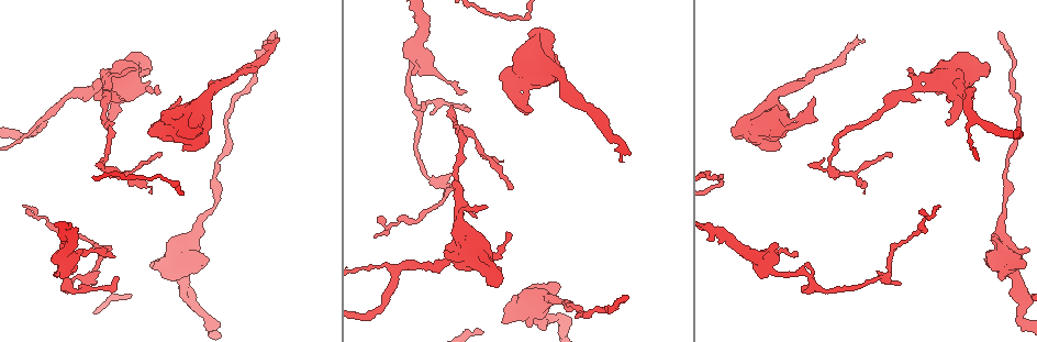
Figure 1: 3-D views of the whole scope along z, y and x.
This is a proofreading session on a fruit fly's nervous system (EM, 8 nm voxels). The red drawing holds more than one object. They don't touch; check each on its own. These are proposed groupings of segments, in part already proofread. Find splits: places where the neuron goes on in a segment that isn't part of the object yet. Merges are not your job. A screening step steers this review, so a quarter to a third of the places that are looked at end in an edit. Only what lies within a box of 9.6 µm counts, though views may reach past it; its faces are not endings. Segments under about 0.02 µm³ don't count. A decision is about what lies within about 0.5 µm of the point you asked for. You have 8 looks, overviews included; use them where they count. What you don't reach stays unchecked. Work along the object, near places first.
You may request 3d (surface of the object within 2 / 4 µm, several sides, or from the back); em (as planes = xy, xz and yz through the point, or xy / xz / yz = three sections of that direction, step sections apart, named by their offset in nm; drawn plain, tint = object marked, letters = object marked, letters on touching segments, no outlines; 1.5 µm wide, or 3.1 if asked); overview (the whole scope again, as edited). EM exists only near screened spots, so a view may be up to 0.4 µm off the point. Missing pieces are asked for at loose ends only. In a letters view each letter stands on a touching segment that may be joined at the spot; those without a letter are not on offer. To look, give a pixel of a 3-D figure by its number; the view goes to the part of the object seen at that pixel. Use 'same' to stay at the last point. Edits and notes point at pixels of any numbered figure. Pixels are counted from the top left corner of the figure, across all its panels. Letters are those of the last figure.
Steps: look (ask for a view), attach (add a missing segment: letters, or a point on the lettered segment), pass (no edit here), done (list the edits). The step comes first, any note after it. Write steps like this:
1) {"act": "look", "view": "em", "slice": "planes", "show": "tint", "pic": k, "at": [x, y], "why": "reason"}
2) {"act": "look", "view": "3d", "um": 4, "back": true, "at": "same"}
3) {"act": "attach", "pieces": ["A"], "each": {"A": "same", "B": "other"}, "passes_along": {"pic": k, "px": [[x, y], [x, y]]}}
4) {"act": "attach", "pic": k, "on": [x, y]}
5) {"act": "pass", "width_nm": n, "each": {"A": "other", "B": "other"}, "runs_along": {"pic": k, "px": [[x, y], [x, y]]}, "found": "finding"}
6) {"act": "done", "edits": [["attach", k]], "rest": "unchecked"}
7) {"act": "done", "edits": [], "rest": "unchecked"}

{"act": "look", "view": "3d", "um": 4, "back": true, "pic": 1, "at": [732, 128], "why": "thick end"}

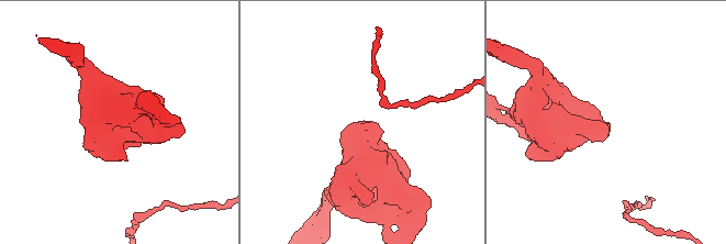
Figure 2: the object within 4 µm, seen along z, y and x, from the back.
{"act": "look", "view": "em", "slice": "planes", "show": "tint", "pic": 2, "at": [359, 121], "why": "shape alone is not enough"}

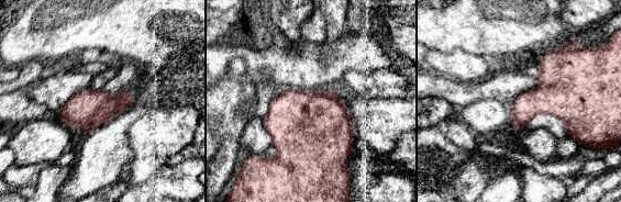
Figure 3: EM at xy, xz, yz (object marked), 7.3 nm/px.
{"act": "look", "view": "em", "slice": "planes", "show": "letters", "at": "same"}

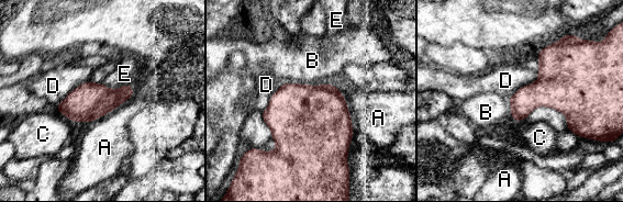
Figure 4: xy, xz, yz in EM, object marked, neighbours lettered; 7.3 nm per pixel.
{"act": "pass", "longest_contact_nm": ["A", 380], "each": {"A": "other", "B": "other", "C": "other", "D": "other", "E": "other"}, "border": {"pic": 4, "px": [[285, 81], [302, 85], [329, 83]]}, "found": "no lettered segment goes on from it"}

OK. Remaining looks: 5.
{"act": "look", "view": "em", "slice": "planes", "show": "letters", "pic": 1, "at": [813, 96], "why": "an open end"}

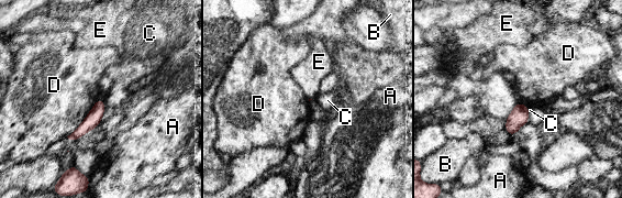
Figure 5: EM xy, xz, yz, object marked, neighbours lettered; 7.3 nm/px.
{"act": "pass", "each": {"A": "other", "B": "other", "C": "other", "D": "other", "E": "other"}, "runs_along": {"pic": 5, "px": [[100, 102], [96, 114], [73, 136]]}, "found": "no lettered segment goes on from it"}

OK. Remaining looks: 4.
{"act": "look", "view": "3d", "um": 2, "pic": 1, "at": [273, 32], "why": "tapers out"}

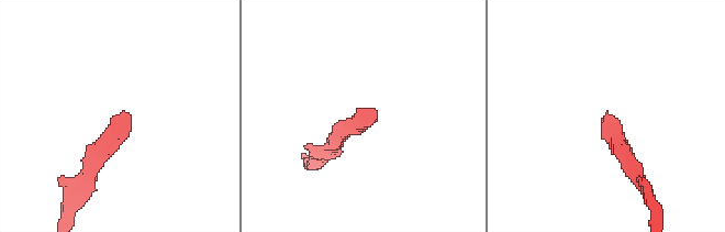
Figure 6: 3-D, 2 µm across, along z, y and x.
{"act": "look", "view": "em", "slice": "xy", "step": 4, "show": "letters", "pic": 6, "at": [368, 110]}

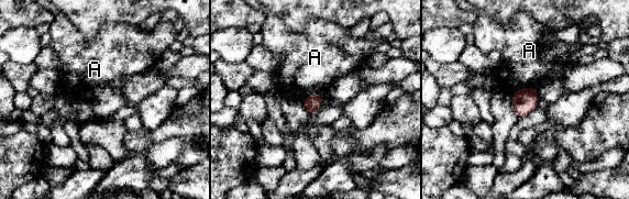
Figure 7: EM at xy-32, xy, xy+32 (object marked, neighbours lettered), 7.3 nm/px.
{"act": "pass", "longest_contact_nm": ["A", 180], "each": {"A": "other"}, "found": "no lettered segment goes on from it"}

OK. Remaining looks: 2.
{"act": "done", "edits": [], "rest": "unchecked"}

